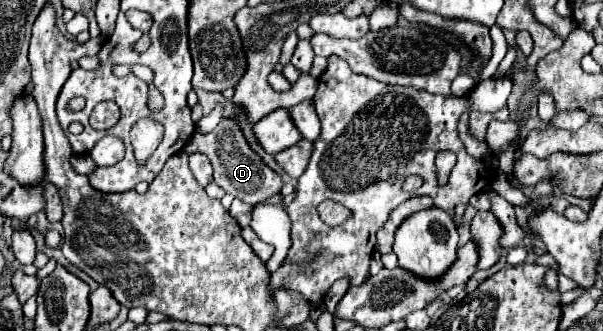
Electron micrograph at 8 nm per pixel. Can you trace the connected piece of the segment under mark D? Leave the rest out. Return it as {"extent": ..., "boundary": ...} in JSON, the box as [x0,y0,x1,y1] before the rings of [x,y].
{"extent":[183,118,283,206],"boundary":[[[223,118],[217,124],[217,128],[213,132],[209,132],[209,134],[201,134],[197,130],[195,134],[191,134],[191,138],[189,138],[189,142],[185,144],[183,150],[185,152],[201,152],[201,154],[205,154],[211,160],[213,170],[215,170],[213,182],[217,186],[221,186],[225,192],[233,194],[235,198],[239,198],[239,200],[243,200],[243,202],[247,202],[251,206],[255,206],[261,200],[267,200],[269,196],[281,192],[281,186],[283,186],[281,176],[275,170],[271,170],[253,152],[253,148],[249,146],[249,142],[243,136],[241,126],[233,118]]]}

